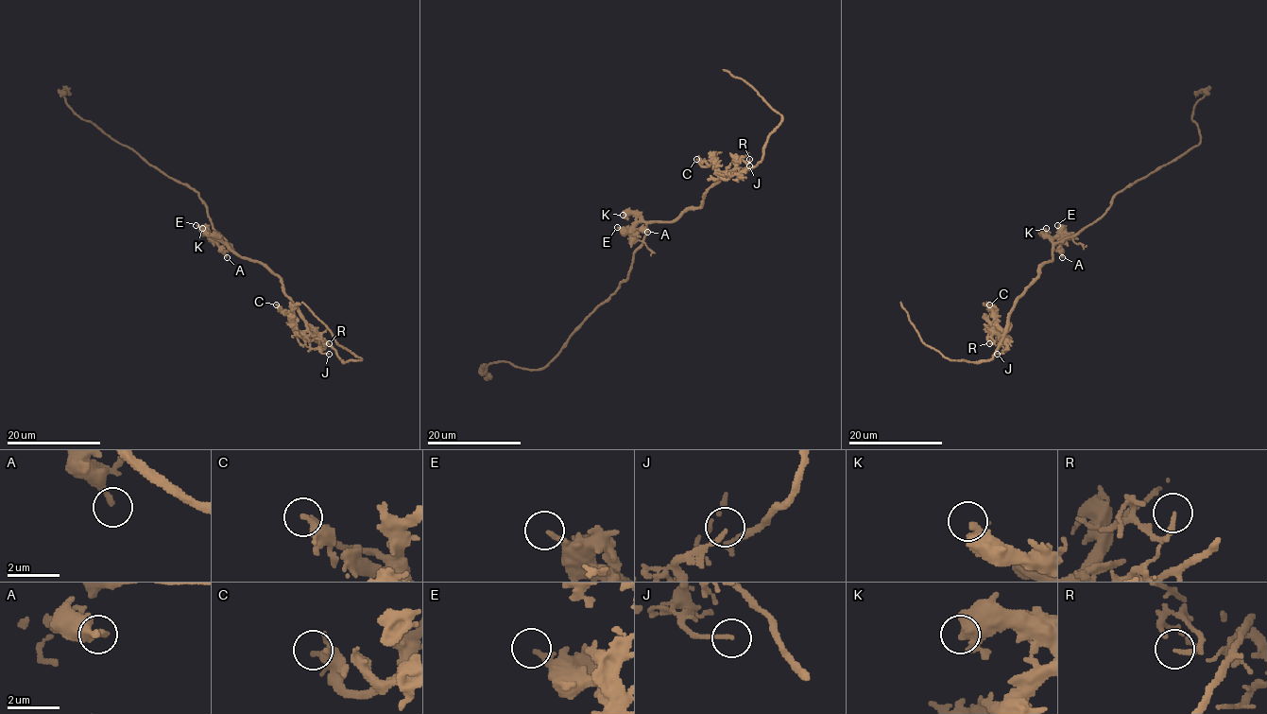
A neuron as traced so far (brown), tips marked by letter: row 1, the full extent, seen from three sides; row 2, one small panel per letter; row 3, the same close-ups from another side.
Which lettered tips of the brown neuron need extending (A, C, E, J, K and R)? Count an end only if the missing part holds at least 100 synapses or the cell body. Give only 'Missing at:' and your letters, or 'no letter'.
Missing at: no letter

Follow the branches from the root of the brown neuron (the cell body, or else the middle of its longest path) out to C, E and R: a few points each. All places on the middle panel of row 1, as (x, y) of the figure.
C: (655, 222), (676, 219), (689, 209), (696, 209), (702, 202), (704, 194), (727, 176), (714, 165), (696, 159)
E: (655, 222), (637, 222), (631, 228), (617, 227)
R: (655, 222), (676, 219), (689, 209), (696, 209), (702, 202), (704, 194), (714, 183), (739, 173), (749, 159)

